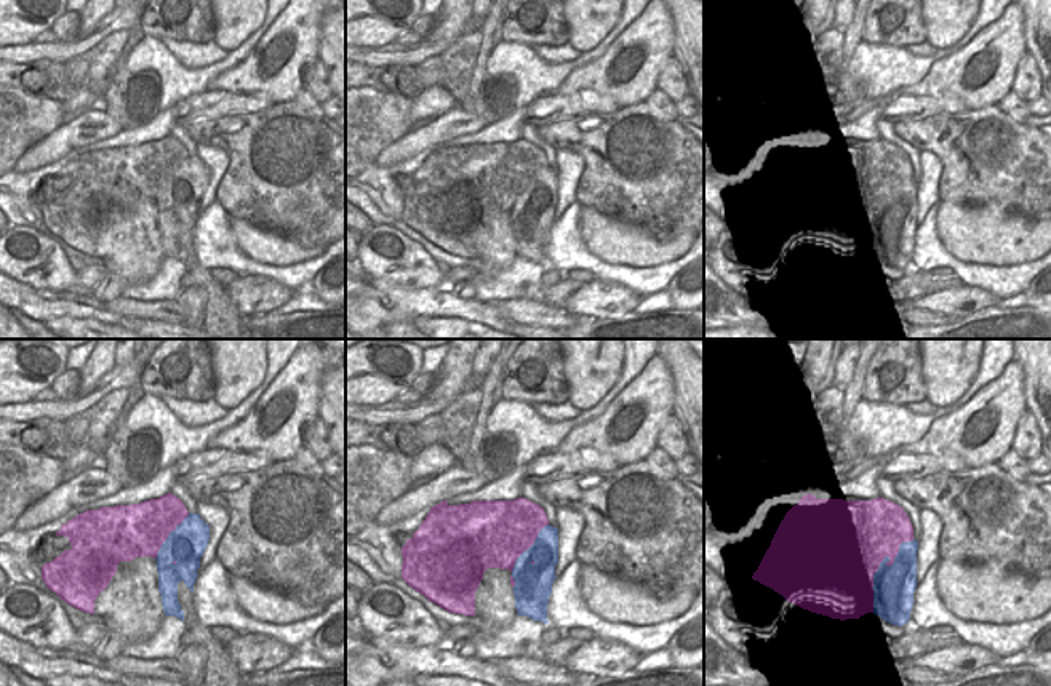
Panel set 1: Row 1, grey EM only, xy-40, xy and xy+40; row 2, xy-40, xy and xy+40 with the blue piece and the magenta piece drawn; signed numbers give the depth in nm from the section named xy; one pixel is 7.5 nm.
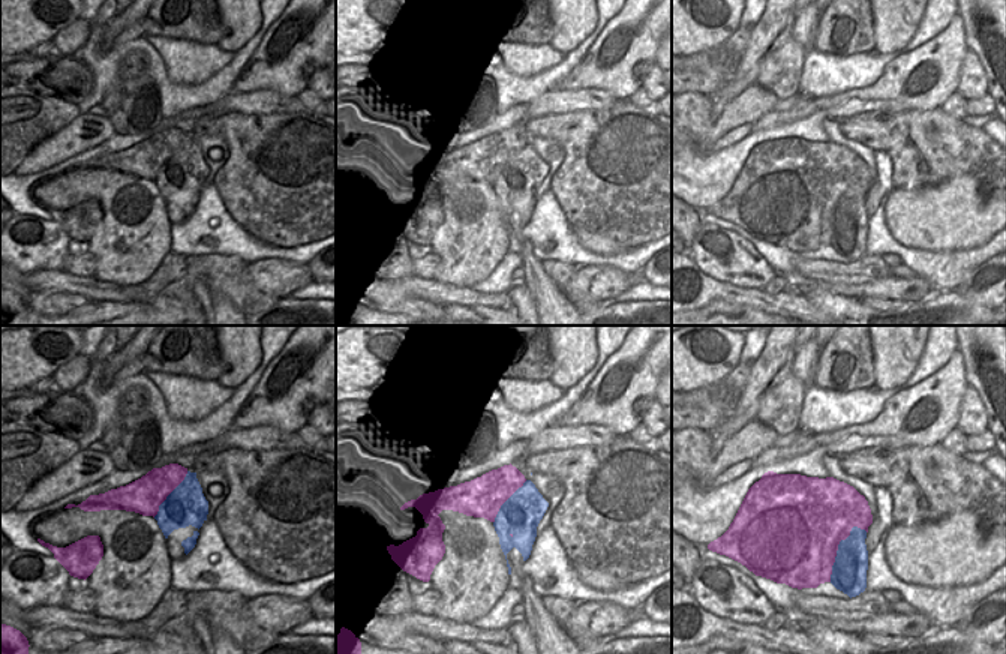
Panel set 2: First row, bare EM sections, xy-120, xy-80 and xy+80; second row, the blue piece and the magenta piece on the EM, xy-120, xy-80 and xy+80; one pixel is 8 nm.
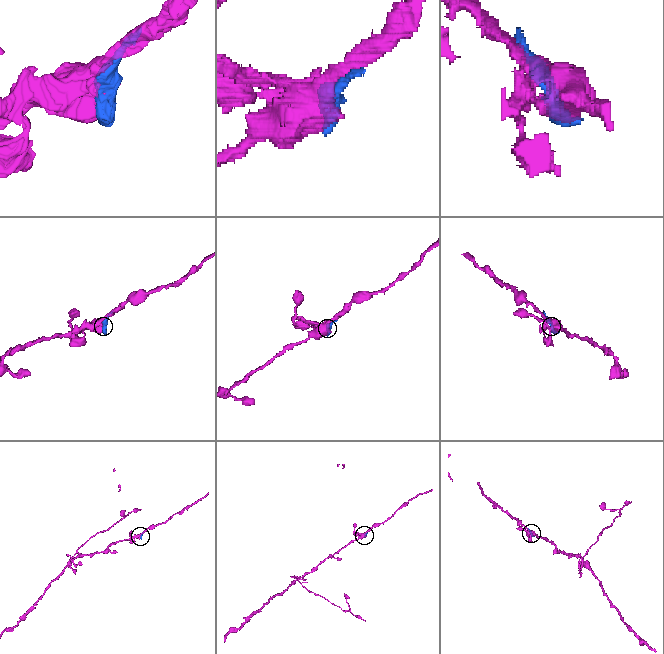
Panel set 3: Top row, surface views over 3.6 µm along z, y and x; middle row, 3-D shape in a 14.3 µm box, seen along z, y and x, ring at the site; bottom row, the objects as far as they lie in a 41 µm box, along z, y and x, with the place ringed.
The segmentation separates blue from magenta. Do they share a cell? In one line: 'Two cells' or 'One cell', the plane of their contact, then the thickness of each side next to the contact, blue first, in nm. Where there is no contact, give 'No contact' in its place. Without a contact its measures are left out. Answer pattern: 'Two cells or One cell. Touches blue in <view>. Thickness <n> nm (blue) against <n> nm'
Two cells. Touches blue in xy+40. Thickness 320 nm (blue) against 500 nm

